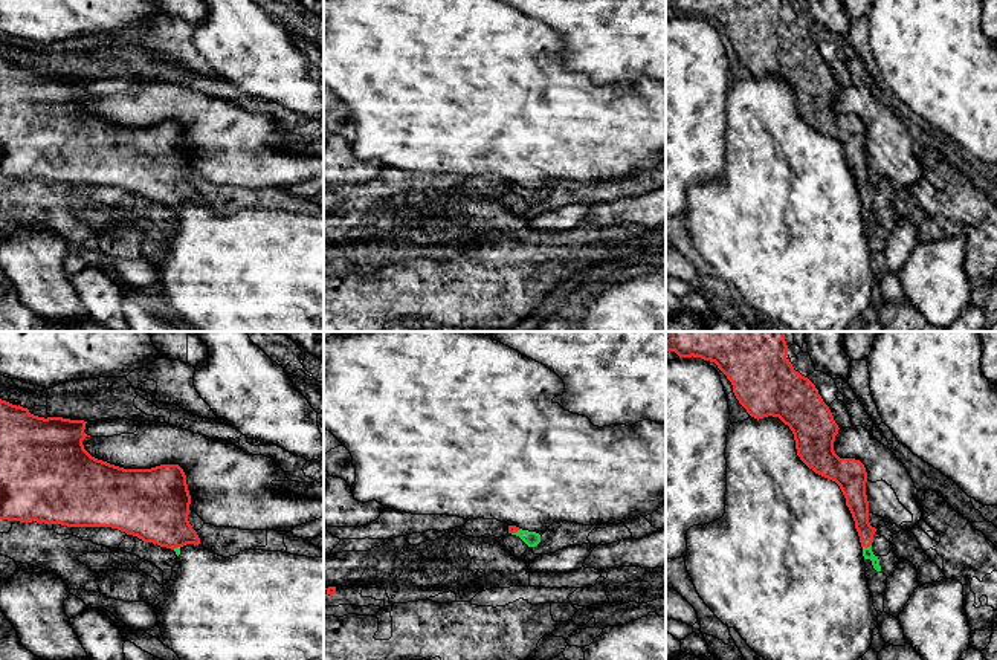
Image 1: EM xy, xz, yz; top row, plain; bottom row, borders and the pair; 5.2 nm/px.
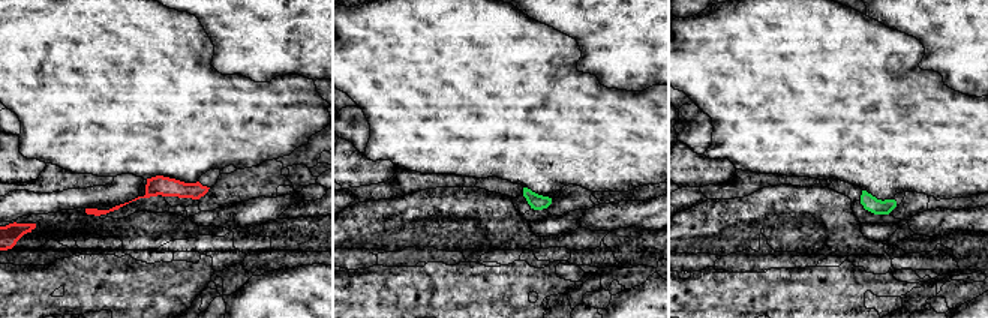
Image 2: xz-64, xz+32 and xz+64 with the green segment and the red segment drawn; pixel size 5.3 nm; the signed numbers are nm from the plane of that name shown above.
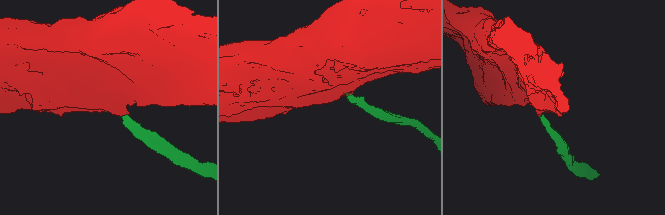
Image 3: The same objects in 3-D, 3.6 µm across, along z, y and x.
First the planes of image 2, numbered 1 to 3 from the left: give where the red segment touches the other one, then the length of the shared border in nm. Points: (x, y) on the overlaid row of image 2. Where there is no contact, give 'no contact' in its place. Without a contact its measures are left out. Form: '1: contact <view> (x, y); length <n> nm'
1: no contact
2: no contact
3: no contact

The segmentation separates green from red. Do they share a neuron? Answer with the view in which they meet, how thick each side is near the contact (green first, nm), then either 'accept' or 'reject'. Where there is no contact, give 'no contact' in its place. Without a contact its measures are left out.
yz | 60/110 nm | accept

